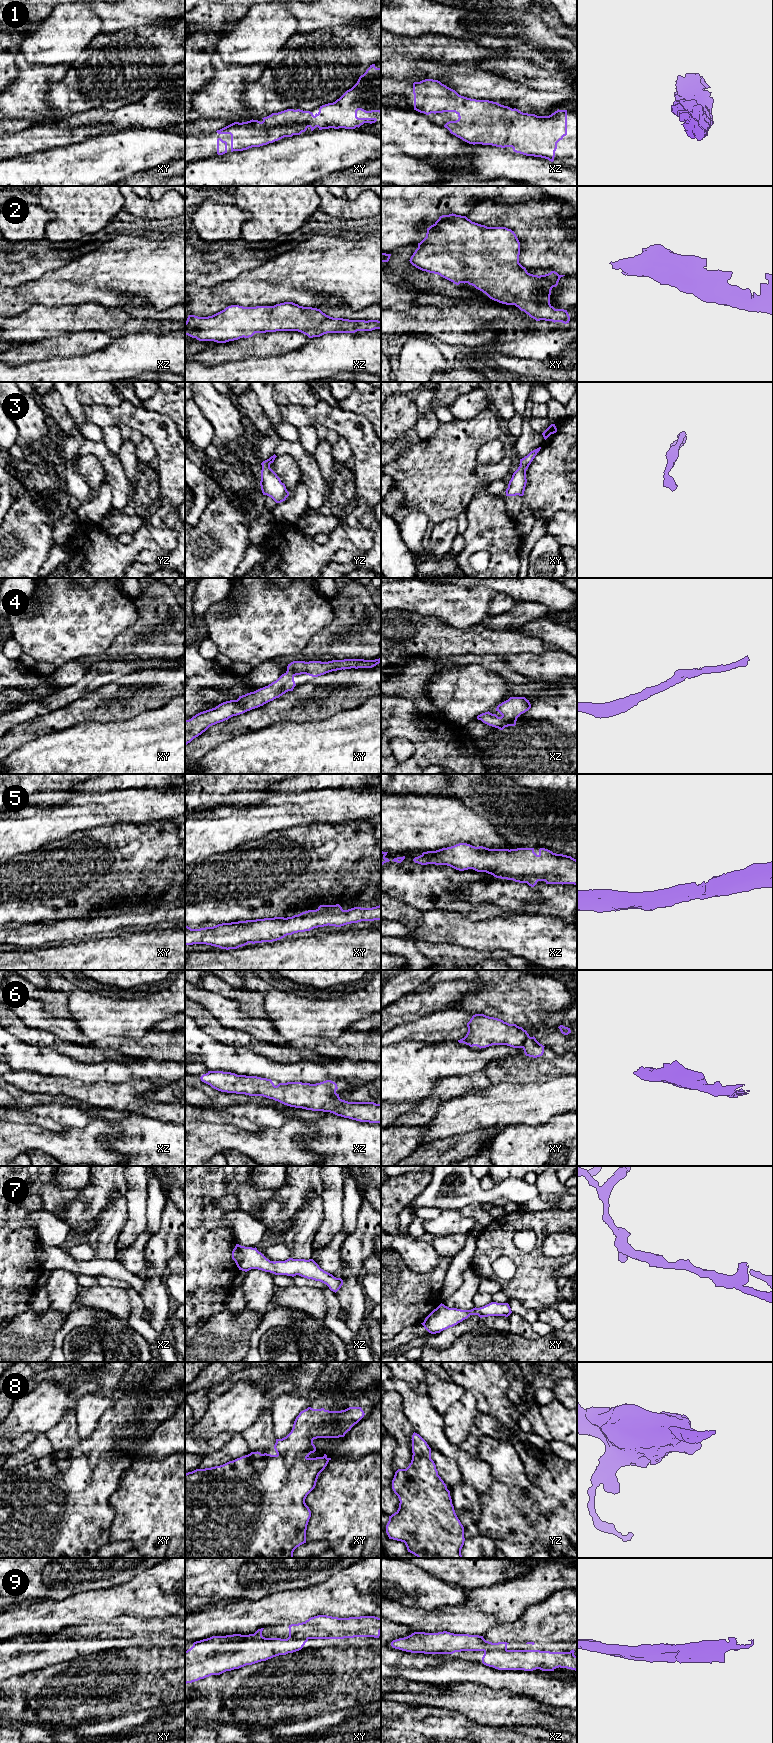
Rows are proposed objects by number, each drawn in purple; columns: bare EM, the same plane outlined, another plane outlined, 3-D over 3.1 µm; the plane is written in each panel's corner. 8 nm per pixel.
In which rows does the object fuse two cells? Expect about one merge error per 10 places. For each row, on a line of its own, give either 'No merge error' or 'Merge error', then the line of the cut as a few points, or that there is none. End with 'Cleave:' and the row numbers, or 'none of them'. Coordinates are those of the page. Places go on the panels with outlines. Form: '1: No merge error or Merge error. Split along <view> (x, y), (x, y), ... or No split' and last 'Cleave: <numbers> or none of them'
1: No merge error. No split
2: No merge error. No split
3: No merge error. No split
4: No merge error. No split
5: No merge error. No split
6: No merge error. No split
7: No merge error. No split
8: No merge error. No split
9: No merge error. No split
Cleave: none of them

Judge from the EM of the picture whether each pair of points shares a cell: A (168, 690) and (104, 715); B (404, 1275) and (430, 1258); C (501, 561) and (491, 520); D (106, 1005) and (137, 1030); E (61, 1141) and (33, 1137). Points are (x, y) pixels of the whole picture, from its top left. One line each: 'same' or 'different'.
A: same
B: different
C: same
D: same
E: same

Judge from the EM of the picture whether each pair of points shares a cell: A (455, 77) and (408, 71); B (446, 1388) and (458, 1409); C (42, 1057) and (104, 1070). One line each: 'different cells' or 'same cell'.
A: same cell
B: different cells
C: same cell

